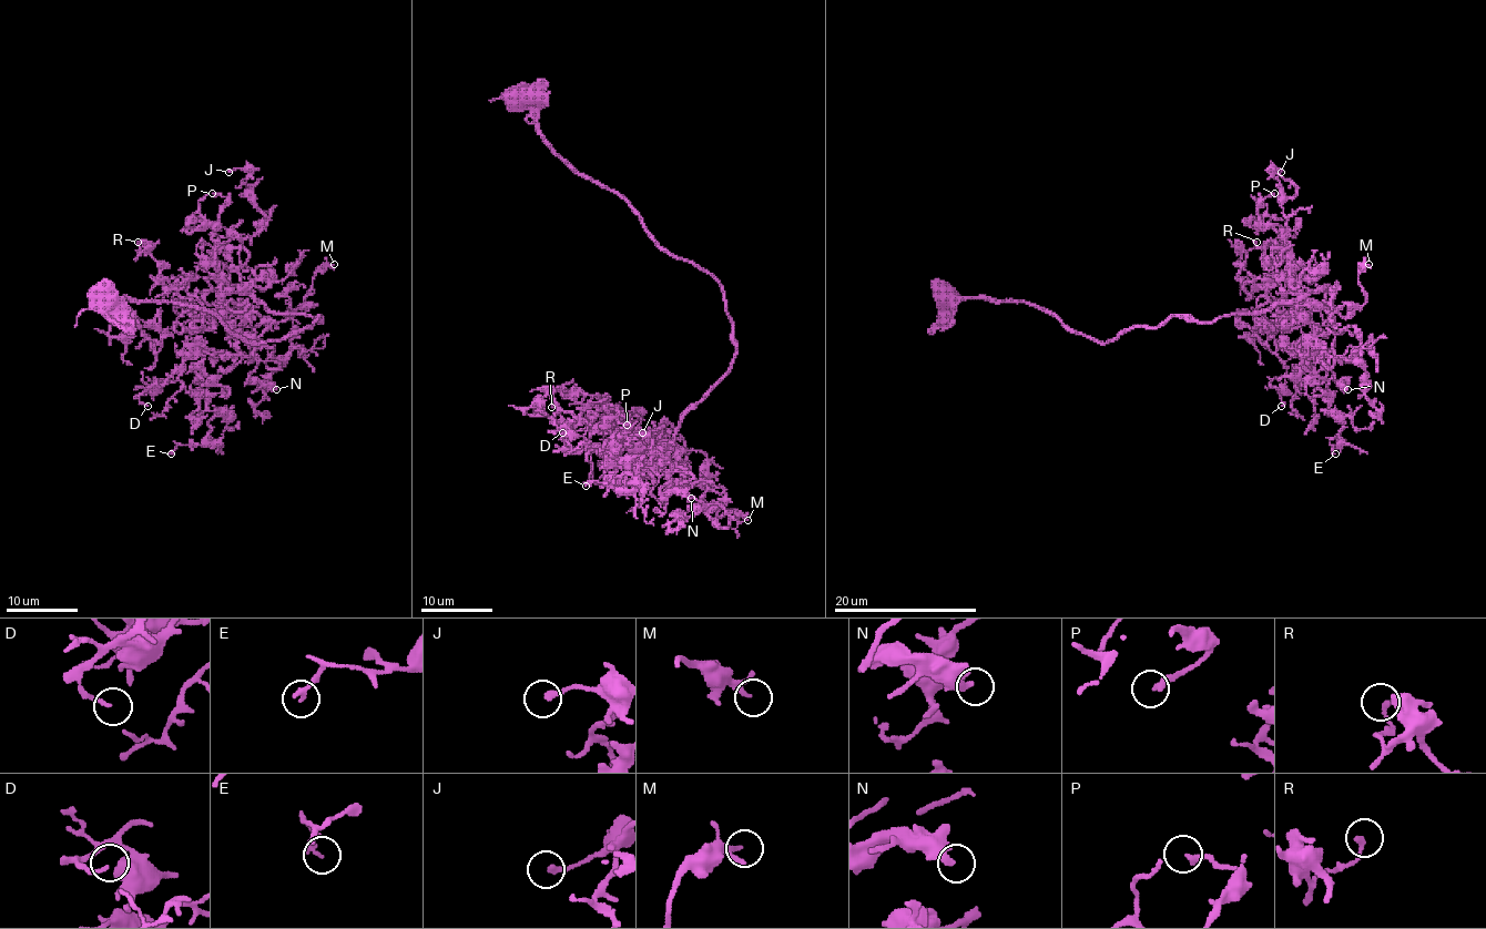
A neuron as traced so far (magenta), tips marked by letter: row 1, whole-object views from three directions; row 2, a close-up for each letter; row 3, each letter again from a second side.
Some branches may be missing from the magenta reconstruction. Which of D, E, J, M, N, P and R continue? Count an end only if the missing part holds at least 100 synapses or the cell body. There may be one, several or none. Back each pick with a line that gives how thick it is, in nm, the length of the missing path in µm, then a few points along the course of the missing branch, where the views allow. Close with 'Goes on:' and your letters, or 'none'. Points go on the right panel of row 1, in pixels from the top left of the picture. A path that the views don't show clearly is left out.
Goes on: none

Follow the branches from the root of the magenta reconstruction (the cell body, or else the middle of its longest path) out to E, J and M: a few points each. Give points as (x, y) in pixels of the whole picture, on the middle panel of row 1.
E: (516, 94), (733, 324), (732, 368), (647, 457), (653, 480), (635, 456), (624, 493), (586, 486)
J: (516, 94), (557, 154), (721, 287), (732, 368), (665, 453), (644, 438), (653, 424), (679, 434), (642, 432)
M: (516, 94), (720, 284), (732, 368), (639, 482), (660, 453), (660, 502), (706, 480), (718, 517), (747, 520)

